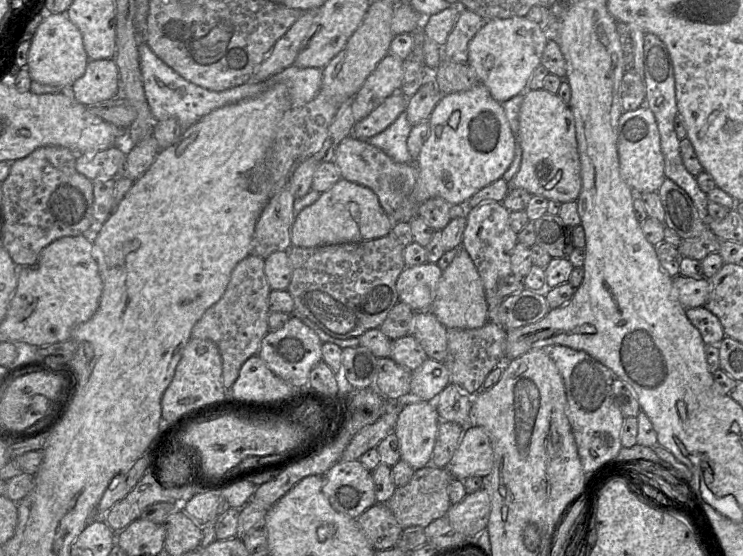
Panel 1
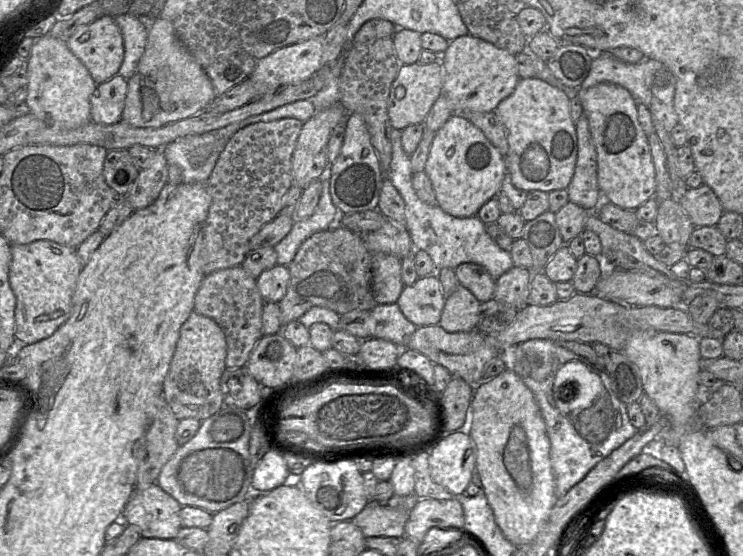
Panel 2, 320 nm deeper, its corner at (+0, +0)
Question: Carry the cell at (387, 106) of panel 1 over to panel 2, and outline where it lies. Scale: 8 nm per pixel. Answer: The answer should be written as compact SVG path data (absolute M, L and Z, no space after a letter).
M441 62L431 64L414 63L401 65L392 83L387 110L390 123L395 130L403 130L414 124L422 124L437 98L442 94L443 68Z

